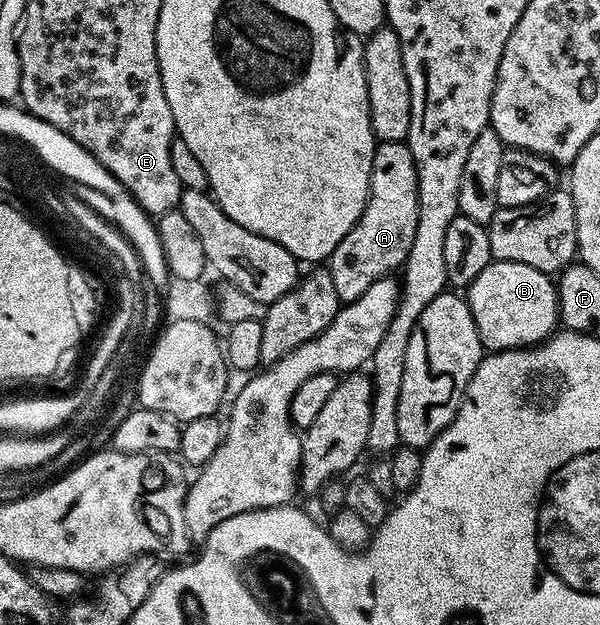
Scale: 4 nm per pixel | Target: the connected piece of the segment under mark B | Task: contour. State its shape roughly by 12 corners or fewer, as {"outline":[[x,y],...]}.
{"outline":[[496,260],[467,287],[482,347],[536,346],[559,326],[556,281]]}

